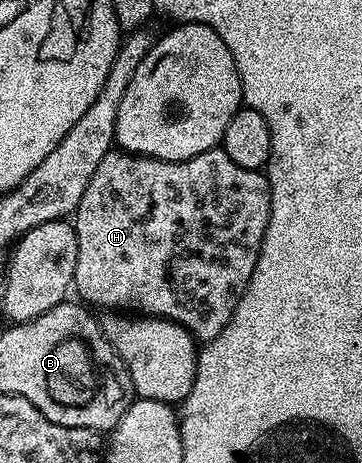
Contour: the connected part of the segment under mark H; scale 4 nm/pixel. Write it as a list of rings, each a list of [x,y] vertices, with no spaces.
[[[221,148],[200,152],[200,156],[192,156],[186,162],[141,160],[136,156],[123,156],[117,153],[108,153],[104,160],[100,160],[80,204],[72,215],[72,225],[78,241],[73,289],[76,294],[78,290],[77,297],[91,307],[103,306],[106,310],[139,310],[142,316],[175,322],[199,343],[208,343],[216,336],[220,336],[223,328],[230,323],[232,312],[250,283],[250,277],[258,263],[258,255],[262,253],[262,241],[270,223],[270,182],[262,170],[240,168],[240,164],[231,160]]]

